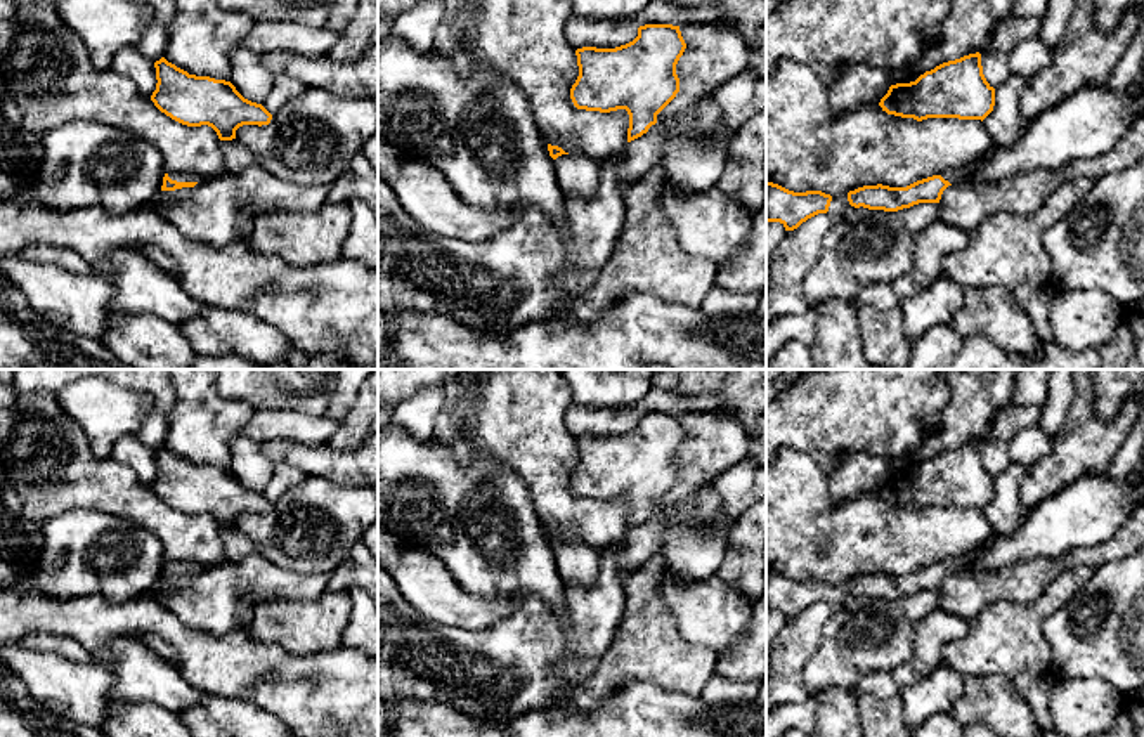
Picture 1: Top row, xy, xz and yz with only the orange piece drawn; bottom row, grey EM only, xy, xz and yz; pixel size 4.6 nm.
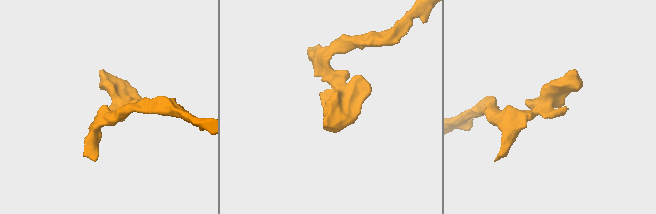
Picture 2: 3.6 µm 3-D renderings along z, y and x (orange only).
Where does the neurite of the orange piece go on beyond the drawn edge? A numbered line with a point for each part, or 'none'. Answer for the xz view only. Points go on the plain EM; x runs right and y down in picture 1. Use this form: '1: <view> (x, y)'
1: xz (576, 564)

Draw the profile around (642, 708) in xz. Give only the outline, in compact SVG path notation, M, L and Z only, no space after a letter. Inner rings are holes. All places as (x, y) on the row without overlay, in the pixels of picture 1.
M766 676L751 702L707 704L700 695L631 680L596 711L544 708L508 721L439 701L385 704L388 737L766 737Z

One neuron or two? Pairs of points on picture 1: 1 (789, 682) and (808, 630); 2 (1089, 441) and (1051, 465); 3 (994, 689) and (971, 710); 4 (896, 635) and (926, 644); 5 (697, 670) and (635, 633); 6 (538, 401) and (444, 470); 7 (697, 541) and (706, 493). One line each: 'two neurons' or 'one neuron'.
1: one neuron
2: one neuron
3: one neuron
4: two neurons
5: one neuron
6: two neurons
7: one neuron

